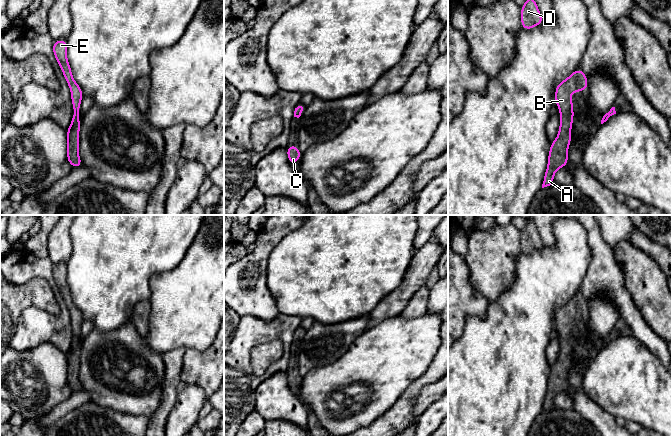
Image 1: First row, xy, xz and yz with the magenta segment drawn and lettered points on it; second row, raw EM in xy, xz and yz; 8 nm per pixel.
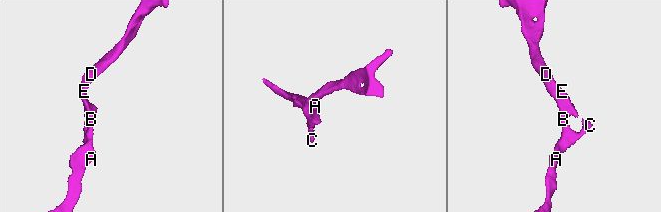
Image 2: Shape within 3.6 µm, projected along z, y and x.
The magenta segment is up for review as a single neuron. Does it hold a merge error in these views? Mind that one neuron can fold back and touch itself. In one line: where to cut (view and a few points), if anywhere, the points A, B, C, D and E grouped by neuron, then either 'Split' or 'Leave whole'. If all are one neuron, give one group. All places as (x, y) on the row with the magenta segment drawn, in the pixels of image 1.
No split. Groups: A B C D E. Leave whole

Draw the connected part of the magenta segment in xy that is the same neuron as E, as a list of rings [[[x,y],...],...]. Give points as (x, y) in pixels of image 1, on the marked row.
[[[67,40],[53,41],[53,54],[62,70],[63,76],[70,88],[71,101],[73,105],[73,117],[67,129],[67,160],[75,167],[83,166],[79,157],[79,132],[80,132],[80,105],[83,92],[78,83],[74,80],[71,66],[67,59]]]

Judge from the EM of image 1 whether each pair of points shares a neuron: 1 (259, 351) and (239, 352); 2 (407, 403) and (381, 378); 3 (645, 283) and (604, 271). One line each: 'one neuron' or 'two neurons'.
1: two neurons
2: two neurons
3: two neurons

